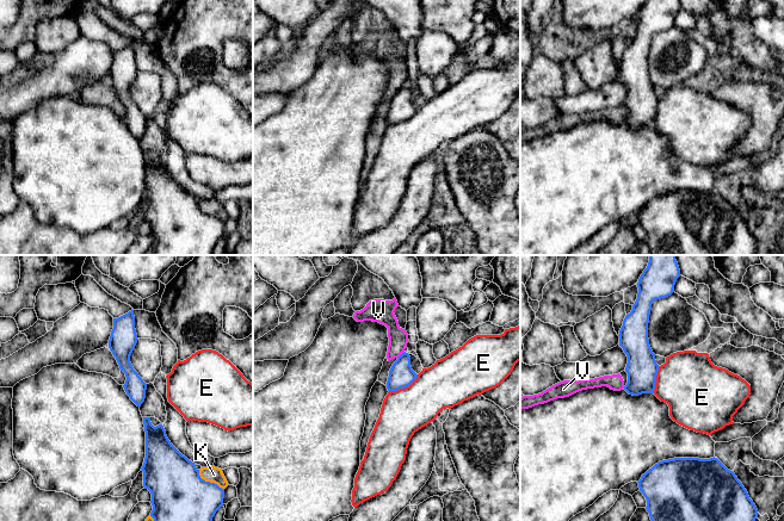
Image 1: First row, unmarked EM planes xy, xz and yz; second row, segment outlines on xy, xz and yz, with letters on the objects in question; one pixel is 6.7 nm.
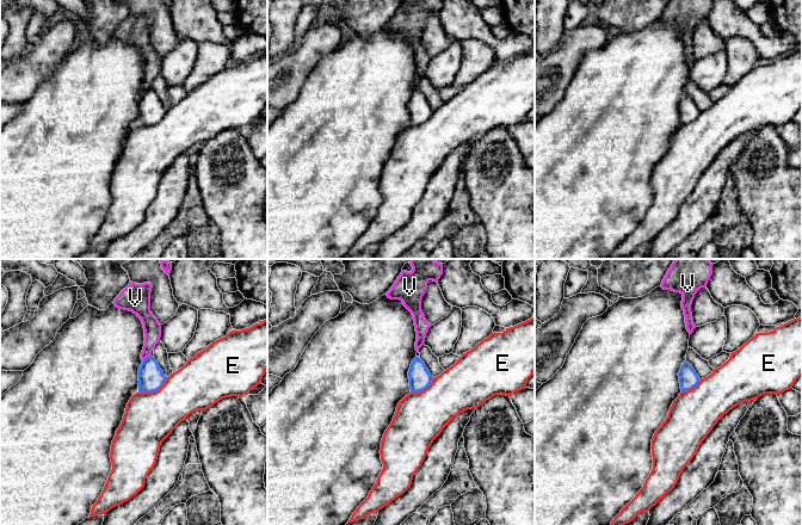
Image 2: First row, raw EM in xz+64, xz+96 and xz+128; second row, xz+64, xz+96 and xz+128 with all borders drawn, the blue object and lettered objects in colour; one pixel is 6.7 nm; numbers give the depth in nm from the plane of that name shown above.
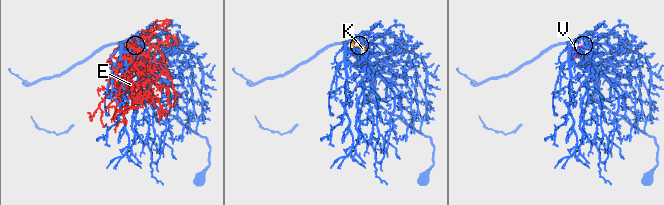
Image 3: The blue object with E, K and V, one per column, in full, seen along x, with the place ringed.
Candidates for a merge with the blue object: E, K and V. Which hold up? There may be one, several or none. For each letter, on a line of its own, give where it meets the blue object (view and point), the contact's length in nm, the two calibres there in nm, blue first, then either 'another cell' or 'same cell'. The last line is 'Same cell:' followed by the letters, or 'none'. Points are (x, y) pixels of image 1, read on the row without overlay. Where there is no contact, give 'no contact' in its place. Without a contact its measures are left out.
E: xz (403, 121) | 240 nm | 160/300 nm | another cell
K: xy (209, 215) | 220 nm | 420/110 nm | another cell
V: xz (401, 87) | 70 nm | 160/130 nm | another cell
Same cell: none

